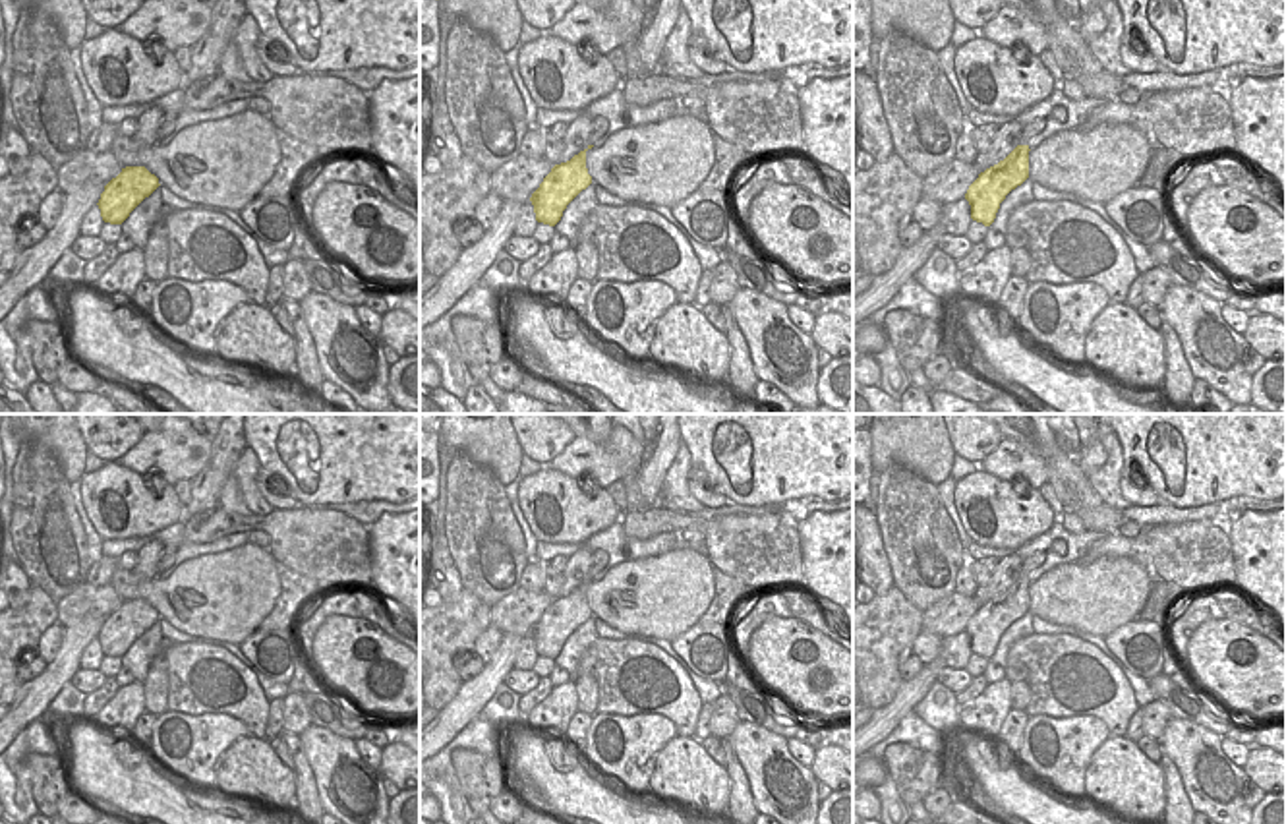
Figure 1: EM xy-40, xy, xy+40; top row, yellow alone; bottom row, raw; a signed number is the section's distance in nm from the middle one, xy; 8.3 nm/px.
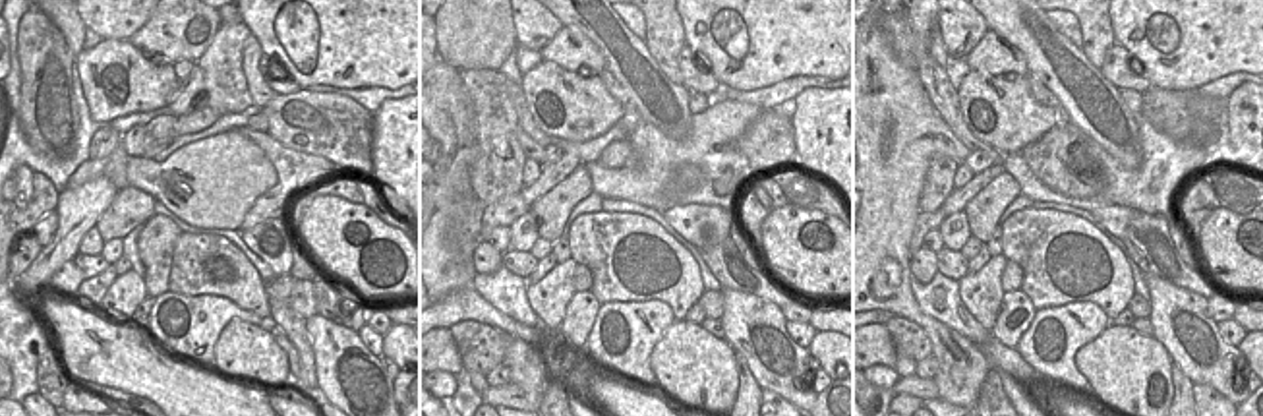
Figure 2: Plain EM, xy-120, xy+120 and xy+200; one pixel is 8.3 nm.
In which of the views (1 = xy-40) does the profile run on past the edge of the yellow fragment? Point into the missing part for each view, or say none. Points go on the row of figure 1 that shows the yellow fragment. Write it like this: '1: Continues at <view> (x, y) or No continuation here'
1: No continuation here.

